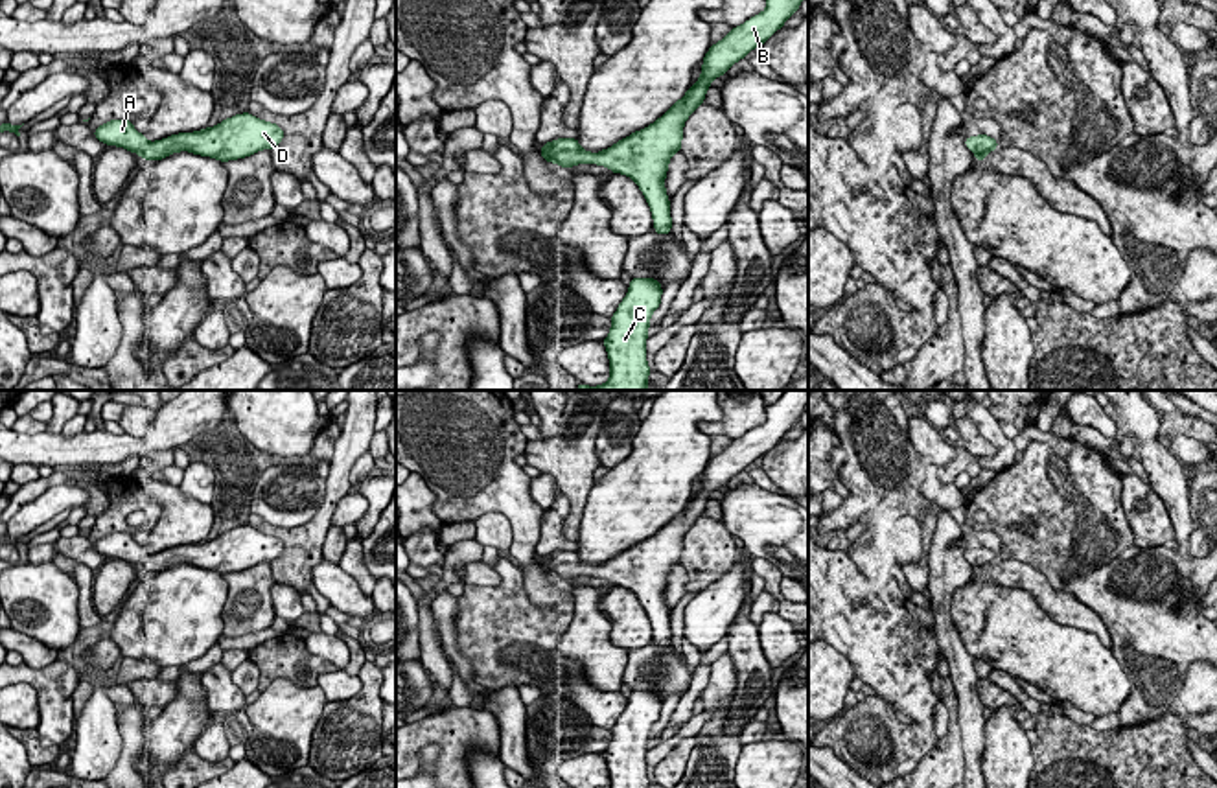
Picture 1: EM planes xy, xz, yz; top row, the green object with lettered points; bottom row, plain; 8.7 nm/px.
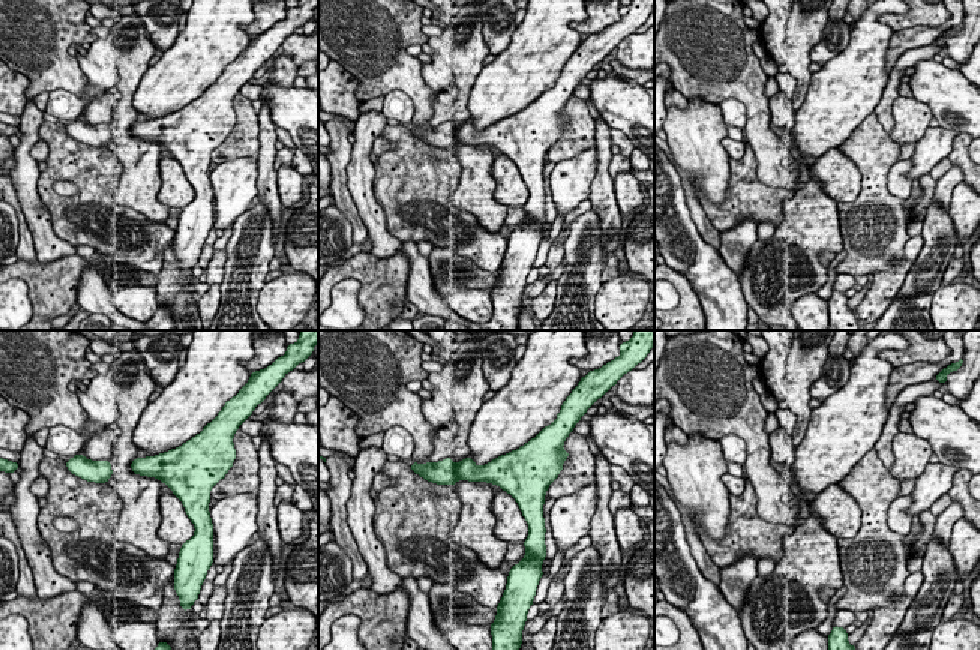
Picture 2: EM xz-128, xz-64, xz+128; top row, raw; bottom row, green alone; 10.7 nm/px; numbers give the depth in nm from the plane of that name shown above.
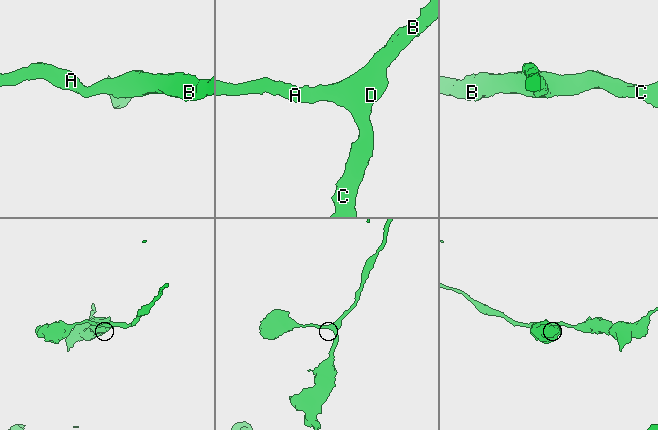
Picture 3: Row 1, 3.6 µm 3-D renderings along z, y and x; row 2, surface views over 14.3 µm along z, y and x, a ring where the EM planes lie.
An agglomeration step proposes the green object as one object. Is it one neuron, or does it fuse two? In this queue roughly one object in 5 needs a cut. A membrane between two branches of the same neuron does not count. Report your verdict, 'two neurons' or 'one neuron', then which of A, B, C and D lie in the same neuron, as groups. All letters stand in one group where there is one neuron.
one neuron; A B C D

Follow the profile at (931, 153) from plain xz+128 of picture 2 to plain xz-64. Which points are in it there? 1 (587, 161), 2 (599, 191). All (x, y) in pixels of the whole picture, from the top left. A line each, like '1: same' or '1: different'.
1: same
2: different

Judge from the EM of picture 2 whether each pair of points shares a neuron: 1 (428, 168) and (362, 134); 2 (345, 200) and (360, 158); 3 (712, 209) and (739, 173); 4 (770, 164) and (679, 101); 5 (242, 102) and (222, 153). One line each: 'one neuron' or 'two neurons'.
1: two neurons
2: two neurons
3: one neuron
4: two neurons
5: one neuron

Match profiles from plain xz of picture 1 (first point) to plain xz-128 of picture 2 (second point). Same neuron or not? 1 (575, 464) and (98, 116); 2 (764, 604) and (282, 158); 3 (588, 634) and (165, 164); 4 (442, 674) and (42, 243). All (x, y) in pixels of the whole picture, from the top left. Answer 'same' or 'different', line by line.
1: different
2: same
3: different
4: different

